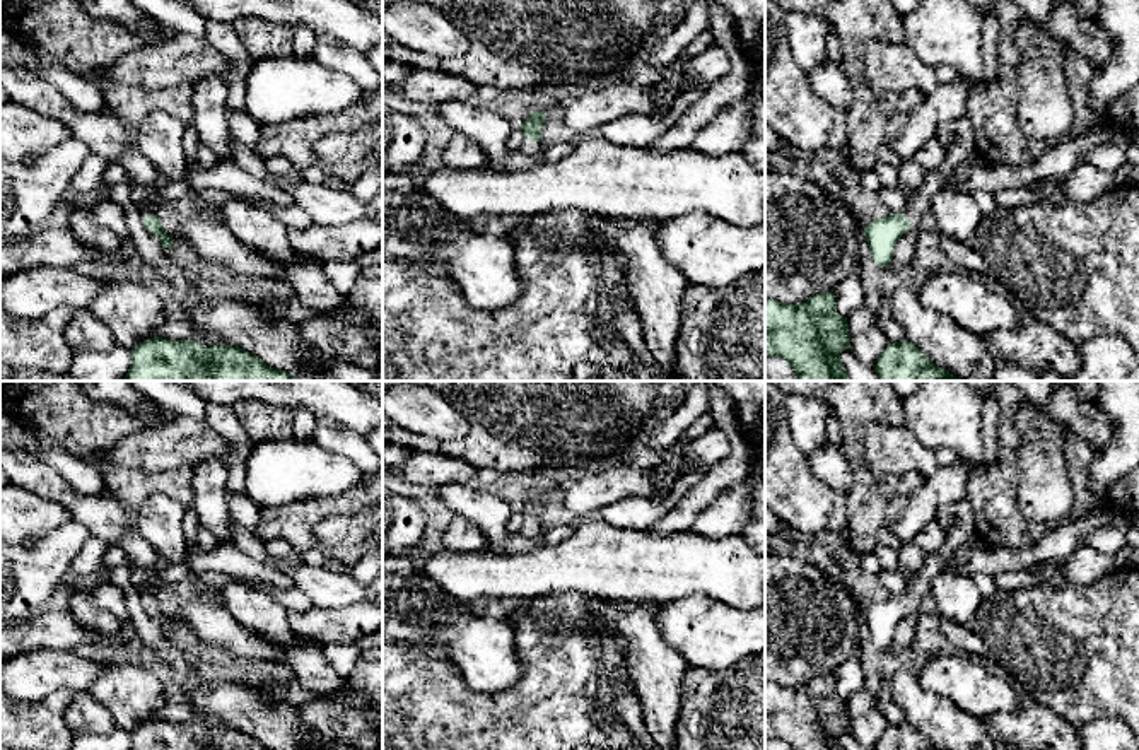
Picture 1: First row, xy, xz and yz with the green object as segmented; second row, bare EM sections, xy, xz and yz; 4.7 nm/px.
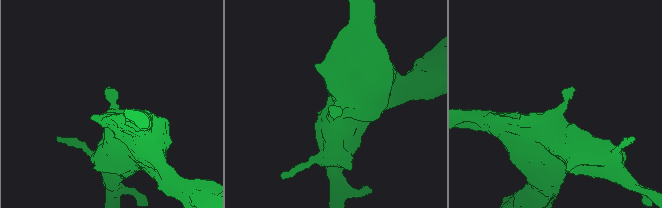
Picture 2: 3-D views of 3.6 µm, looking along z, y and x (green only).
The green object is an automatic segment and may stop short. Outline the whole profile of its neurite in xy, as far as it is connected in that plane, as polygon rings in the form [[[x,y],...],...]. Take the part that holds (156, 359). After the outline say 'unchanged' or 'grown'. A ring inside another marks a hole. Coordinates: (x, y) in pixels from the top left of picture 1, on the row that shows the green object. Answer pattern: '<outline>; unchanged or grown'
[[[149,338],[131,350],[126,381],[295,381],[232,345]]]; unchanged

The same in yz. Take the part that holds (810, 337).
[[[833,290],[801,304],[765,301],[765,355],[784,359],[796,381],[850,381],[840,354],[850,349]]]; unchanged

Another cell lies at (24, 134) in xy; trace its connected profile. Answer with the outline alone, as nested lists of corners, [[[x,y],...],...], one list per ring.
[[[14,101],[0,104],[0,159],[36,159],[55,145],[73,138],[58,120],[38,114]]]

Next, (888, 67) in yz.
[[[873,41],[864,53],[864,73],[874,91],[917,89],[927,96],[937,85],[927,67],[907,44]]]

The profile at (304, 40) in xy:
[[[295,24],[292,32],[292,53],[299,58],[312,58],[316,34],[306,24]]]

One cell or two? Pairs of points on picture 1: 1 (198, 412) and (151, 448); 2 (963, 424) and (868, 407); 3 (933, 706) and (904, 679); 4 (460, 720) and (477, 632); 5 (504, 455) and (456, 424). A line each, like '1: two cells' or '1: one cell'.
1: two cells
2: two cells
3: one cell
4: two cells
5: two cells

